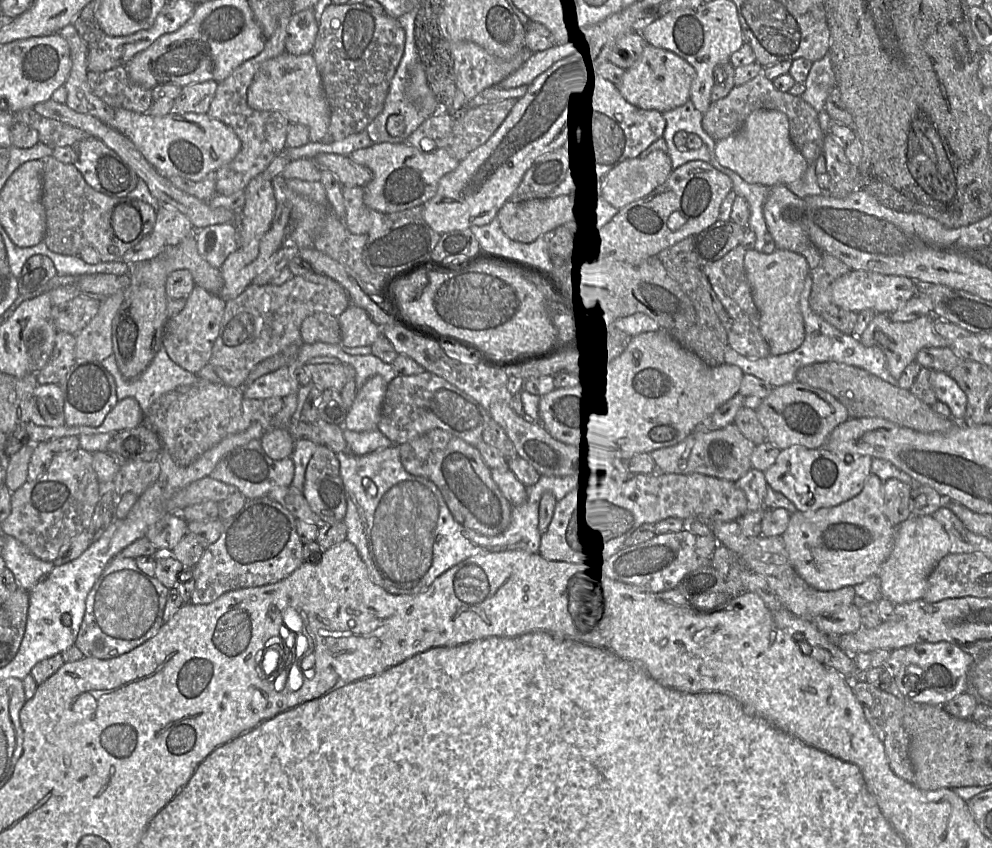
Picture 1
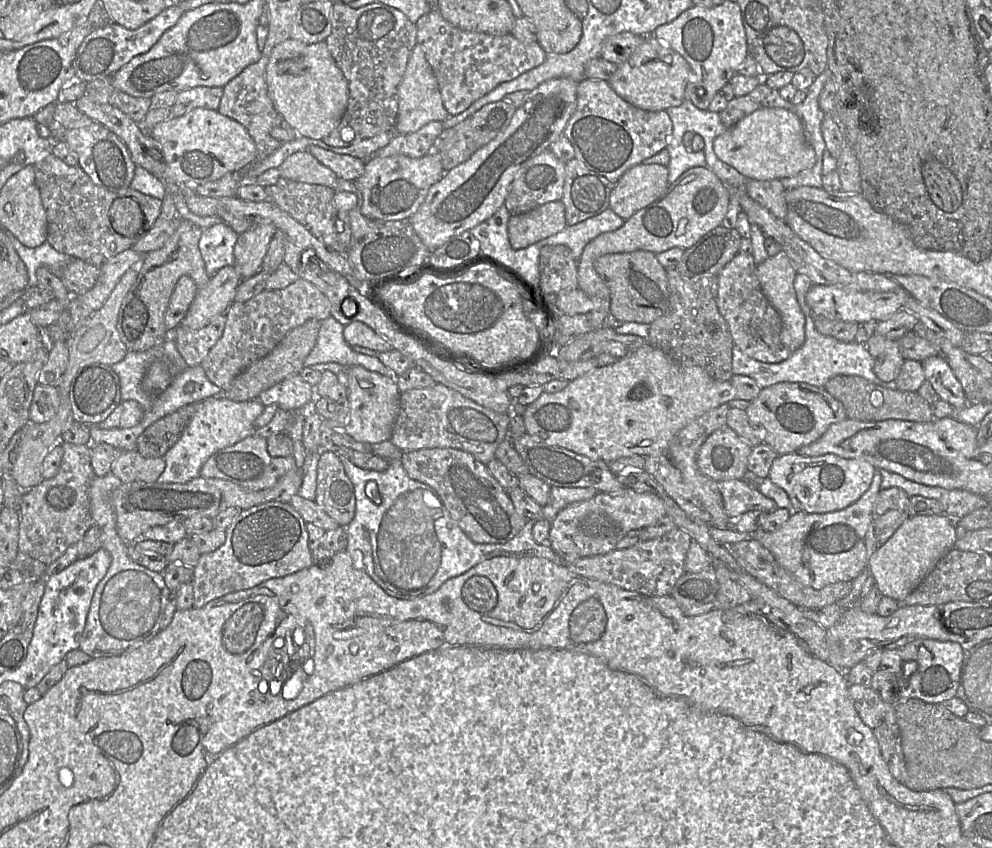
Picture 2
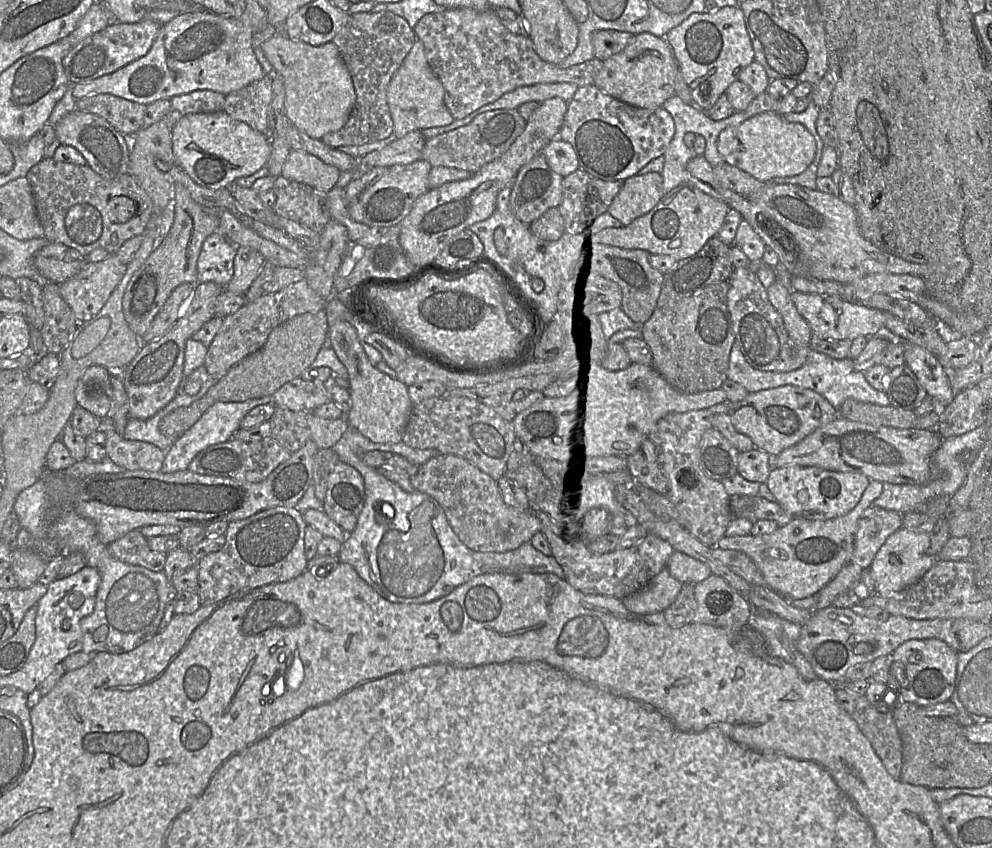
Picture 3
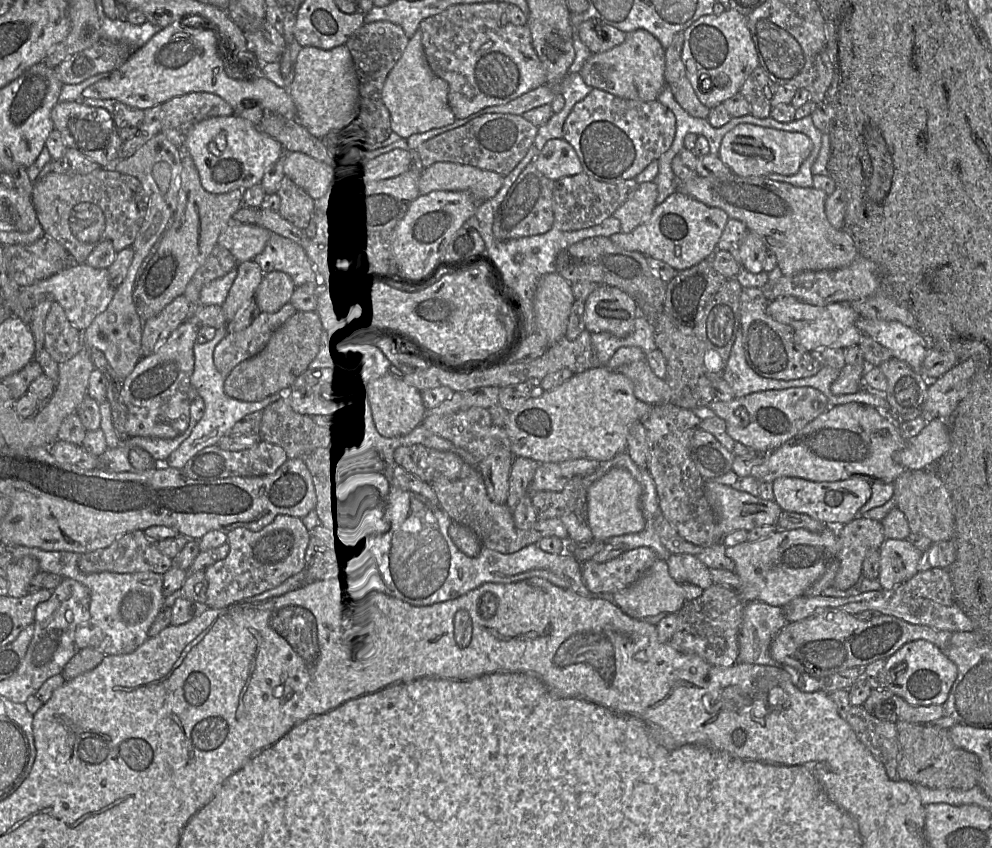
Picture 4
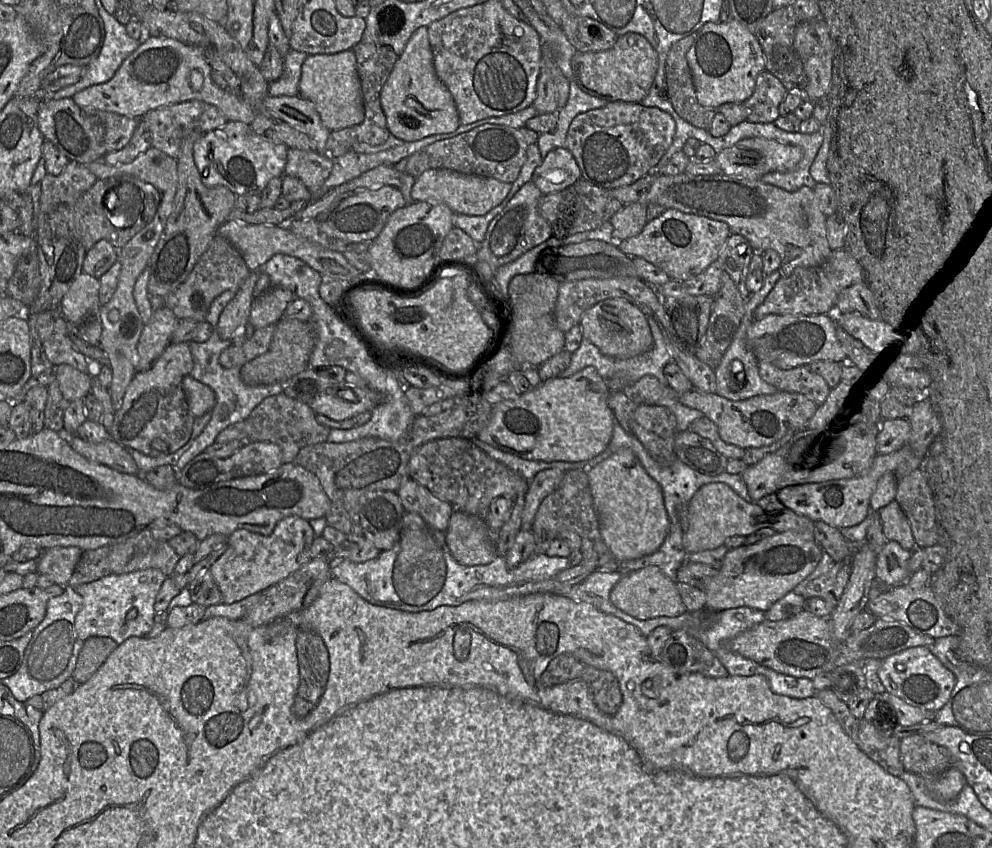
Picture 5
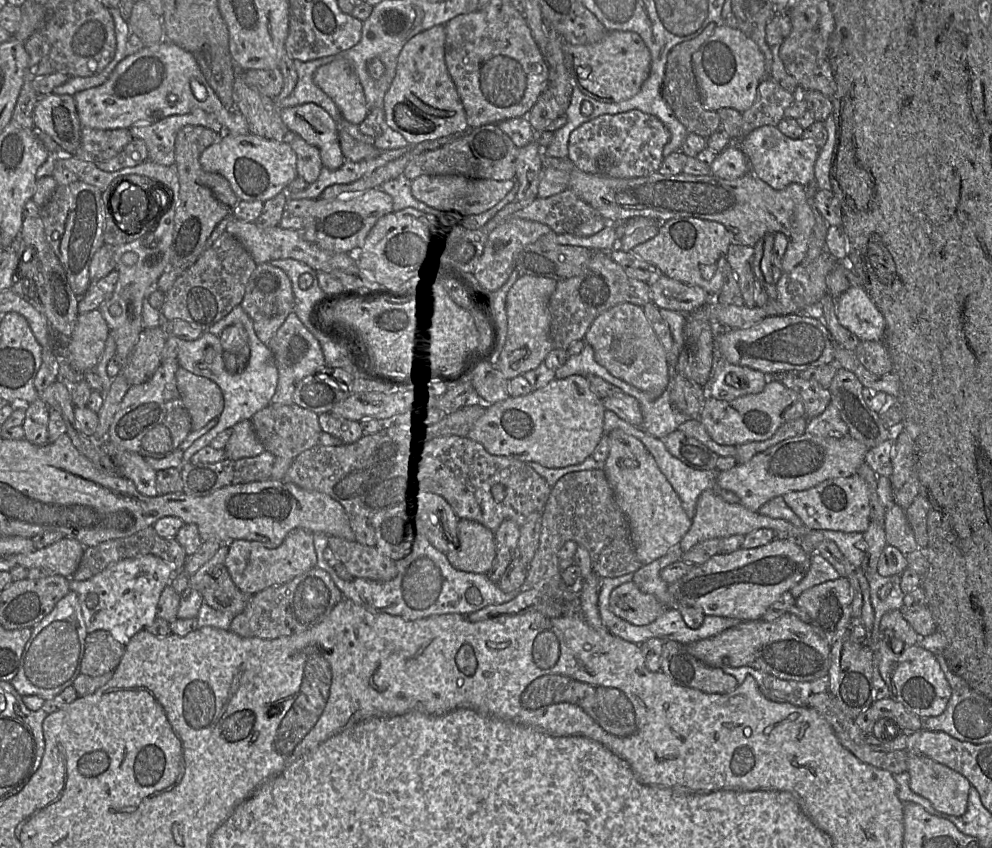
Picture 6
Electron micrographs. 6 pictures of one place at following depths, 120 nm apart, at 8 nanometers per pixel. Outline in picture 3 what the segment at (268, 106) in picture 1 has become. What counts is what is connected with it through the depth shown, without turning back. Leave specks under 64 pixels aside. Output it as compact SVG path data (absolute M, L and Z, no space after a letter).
M277 33L260 45L275 72L283 79L284 109L291 125L313 139L340 130L348 121L356 94L349 71L332 42L312 46Z

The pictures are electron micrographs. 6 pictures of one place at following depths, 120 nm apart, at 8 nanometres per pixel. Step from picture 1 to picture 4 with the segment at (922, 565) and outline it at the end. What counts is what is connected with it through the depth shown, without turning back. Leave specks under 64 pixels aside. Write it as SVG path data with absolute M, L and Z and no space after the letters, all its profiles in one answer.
M885 539L880 547L878 581L884 590L890 590L918 573L922 552L908 539Z

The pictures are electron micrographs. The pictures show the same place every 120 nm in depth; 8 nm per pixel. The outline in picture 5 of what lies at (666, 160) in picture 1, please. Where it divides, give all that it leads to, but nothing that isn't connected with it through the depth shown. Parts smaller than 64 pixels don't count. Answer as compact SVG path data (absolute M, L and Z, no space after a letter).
M631 203L625 205L612 216L610 221L614 227L613 238L615 241L619 243L625 239L637 236L642 232L647 223L647 208L648 206L644 204Z

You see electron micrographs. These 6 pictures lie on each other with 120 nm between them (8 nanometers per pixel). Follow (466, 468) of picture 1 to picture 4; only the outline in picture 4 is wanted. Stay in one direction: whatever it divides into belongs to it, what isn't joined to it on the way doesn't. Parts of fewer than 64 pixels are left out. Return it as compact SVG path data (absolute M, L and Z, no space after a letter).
M472 467L471 473L462 479L453 481L438 478L430 485L438 498L439 508L449 516L452 522L473 530L482 547L495 550L501 554L511 554L527 545L536 544L545 537L556 536L561 540L568 541L568 531L560 518L538 519L530 529L518 529L510 508L506 504L497 504L490 499L482 475L474 467Z

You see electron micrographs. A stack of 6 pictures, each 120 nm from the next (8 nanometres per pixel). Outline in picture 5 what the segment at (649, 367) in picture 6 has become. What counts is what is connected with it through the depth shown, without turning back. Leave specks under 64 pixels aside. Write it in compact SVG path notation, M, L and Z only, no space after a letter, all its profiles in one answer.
M609 298L596 303L584 313L580 325L583 338L589 340L606 356L631 358L648 351L653 345L647 316L624 298Z

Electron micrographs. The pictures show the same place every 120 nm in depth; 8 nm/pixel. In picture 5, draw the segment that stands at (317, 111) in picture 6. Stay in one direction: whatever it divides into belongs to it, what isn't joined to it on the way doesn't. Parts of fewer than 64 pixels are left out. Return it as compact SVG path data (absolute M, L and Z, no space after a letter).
M267 95L263 110L306 133L315 143L316 152L326 153L331 131L325 127L314 105L301 96Z

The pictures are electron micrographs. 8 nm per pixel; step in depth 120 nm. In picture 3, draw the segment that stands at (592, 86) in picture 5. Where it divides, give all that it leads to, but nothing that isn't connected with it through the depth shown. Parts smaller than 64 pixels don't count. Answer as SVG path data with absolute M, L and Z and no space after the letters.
M643 32L634 35L618 54L602 62L594 85L602 92L638 108L656 108L675 95L679 65L663 37Z

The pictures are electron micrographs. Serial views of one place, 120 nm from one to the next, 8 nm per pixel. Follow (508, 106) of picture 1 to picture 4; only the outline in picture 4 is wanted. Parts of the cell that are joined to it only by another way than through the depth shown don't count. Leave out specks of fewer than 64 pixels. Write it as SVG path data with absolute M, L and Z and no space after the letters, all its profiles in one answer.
M486 114L423 143L417 149L417 154L423 168L428 168L438 162L451 162L507 176L525 157L533 145L537 131L538 127L526 121L522 116Z

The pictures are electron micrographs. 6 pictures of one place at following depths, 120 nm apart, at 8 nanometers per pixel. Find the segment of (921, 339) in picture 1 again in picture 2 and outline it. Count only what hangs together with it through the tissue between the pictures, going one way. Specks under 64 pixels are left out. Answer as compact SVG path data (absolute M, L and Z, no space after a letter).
M873 334L865 346L874 359L874 374L883 382L896 380L905 360L899 351L898 340Z

